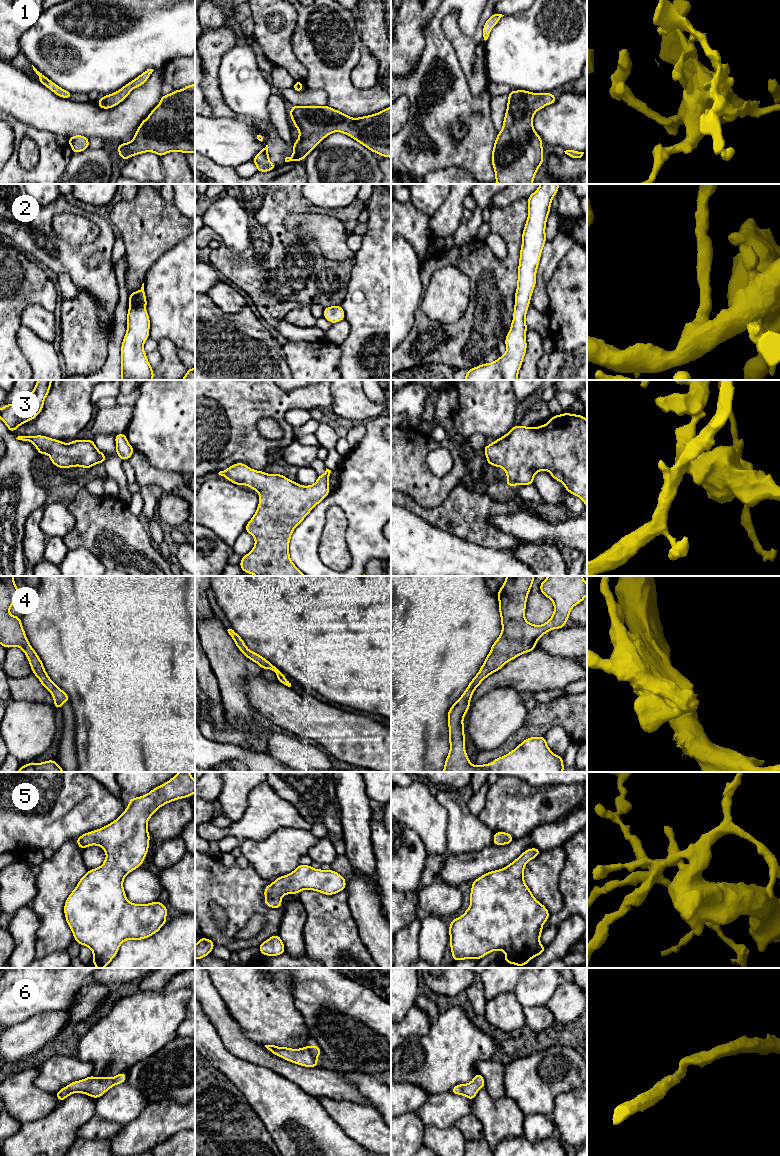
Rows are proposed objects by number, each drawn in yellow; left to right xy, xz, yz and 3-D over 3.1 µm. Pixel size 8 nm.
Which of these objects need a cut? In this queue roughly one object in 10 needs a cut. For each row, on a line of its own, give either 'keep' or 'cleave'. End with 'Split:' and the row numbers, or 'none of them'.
1: keep
2: keep
3: keep
4: keep
5: keep
6: keep
Split: none of them

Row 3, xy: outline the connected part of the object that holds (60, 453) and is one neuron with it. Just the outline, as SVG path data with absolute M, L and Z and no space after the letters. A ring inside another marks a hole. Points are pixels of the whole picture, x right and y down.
M18 436L16 439L31 442L40 455L48 454L58 468L80 466L86 469L104 463L106 455L98 450L93 440L72 440L69 444L47 436Z

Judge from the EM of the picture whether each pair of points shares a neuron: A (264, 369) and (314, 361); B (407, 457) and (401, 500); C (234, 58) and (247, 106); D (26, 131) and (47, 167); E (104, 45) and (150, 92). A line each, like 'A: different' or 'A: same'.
A: different
B: different
C: same
D: same
E: different

